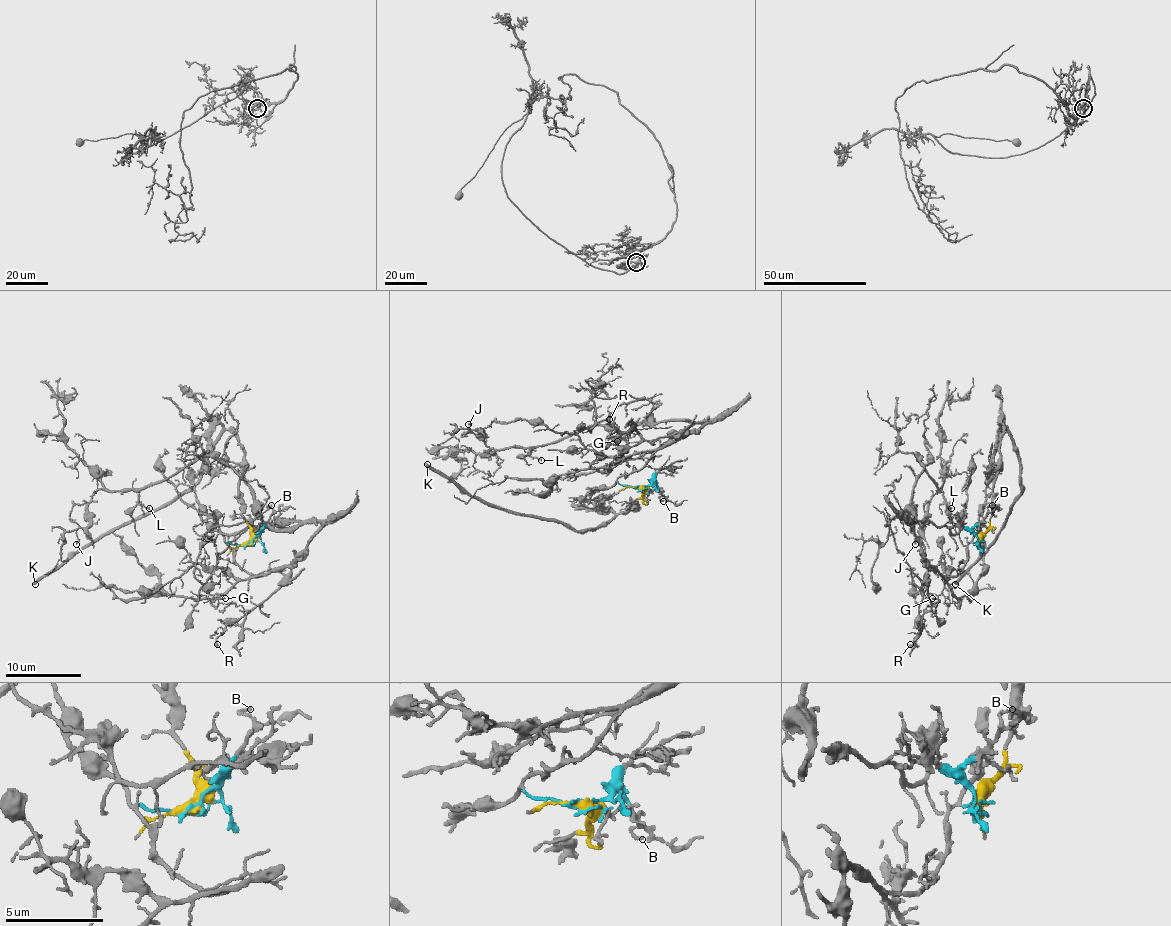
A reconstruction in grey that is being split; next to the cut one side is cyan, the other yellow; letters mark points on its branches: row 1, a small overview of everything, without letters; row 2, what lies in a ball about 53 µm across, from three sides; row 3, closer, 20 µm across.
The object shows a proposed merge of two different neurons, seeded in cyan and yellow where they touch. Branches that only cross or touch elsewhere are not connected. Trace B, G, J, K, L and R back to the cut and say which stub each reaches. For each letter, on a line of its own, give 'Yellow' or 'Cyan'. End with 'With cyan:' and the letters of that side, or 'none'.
B: Cyan
G: Cyan
J: Cyan
K: Yellow
L: Cyan
R: Cyan
With cyan: B, G, J, L, R

